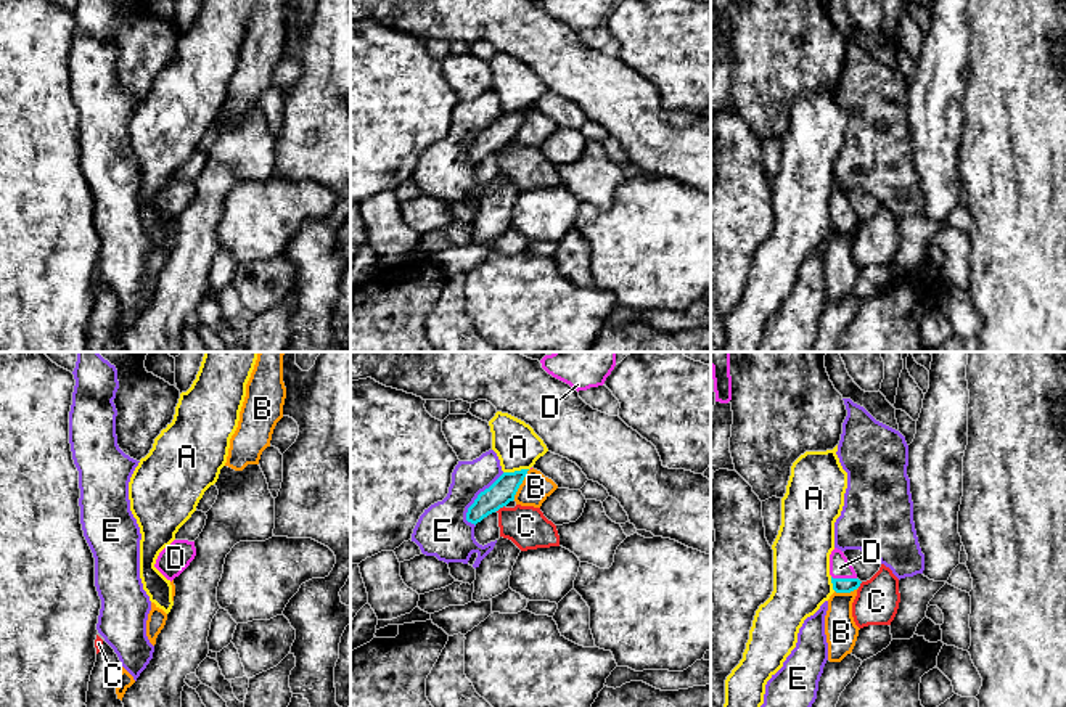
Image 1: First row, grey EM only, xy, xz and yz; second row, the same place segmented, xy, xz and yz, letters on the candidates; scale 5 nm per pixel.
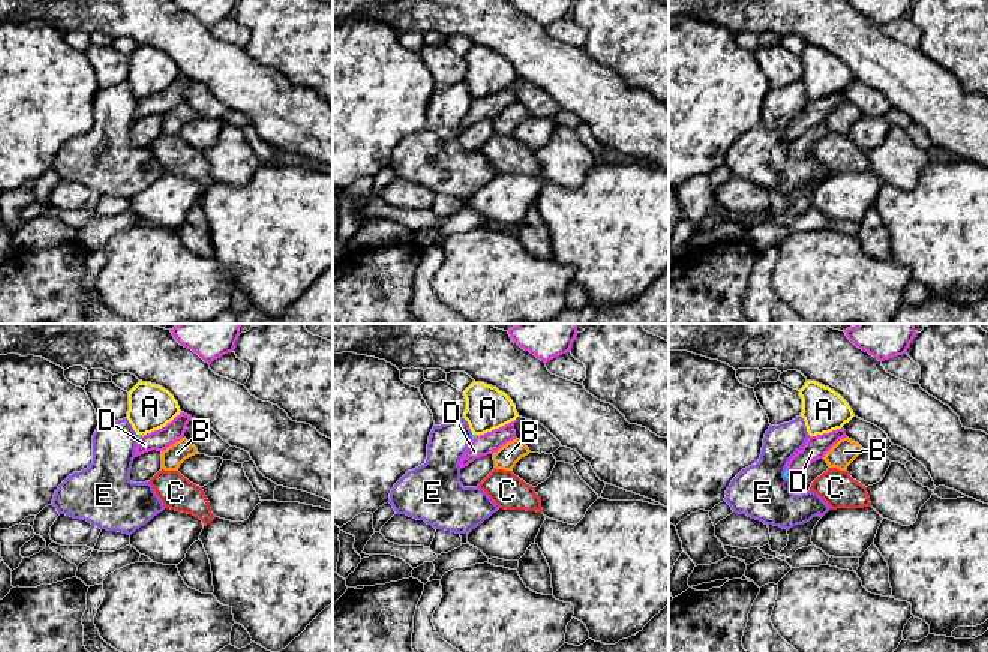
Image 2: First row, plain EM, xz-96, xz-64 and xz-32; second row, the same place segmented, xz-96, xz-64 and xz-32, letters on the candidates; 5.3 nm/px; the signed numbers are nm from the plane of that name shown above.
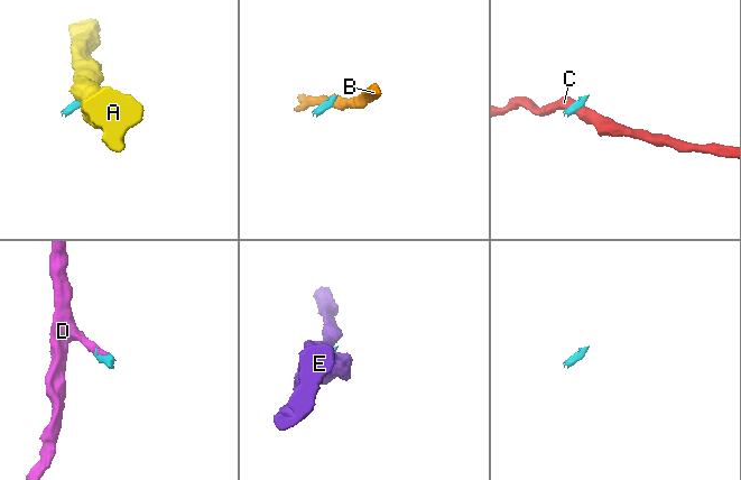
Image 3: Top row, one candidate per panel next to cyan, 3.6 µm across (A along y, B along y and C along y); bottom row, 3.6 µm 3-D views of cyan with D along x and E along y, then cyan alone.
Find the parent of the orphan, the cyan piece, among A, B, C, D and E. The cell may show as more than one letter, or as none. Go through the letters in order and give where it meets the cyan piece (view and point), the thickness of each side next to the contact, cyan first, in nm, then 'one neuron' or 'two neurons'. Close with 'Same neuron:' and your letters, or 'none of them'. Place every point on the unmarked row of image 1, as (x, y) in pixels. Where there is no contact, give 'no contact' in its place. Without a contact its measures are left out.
A: meets cyan in xz at (515, 111); 120 nm thick on the cyan side, 220 nm on the other; two neurons
B: meets cyan in xz at (521, 122); 120 nm thick on the cyan side, 150 nm on the other; two neurons
C: meets cyan in xz at (500, 147); 120 nm thick on the cyan side, 200 nm on the other; two neurons
D: meets cyan in yz at (844, 219); 80 nm thick on the cyan side, 110 nm on the other; one neuron
E: meets cyan in xz at (478, 137); 120 nm thick on the cyan side, 260 nm on the other; two neurons
Same neuron: D

